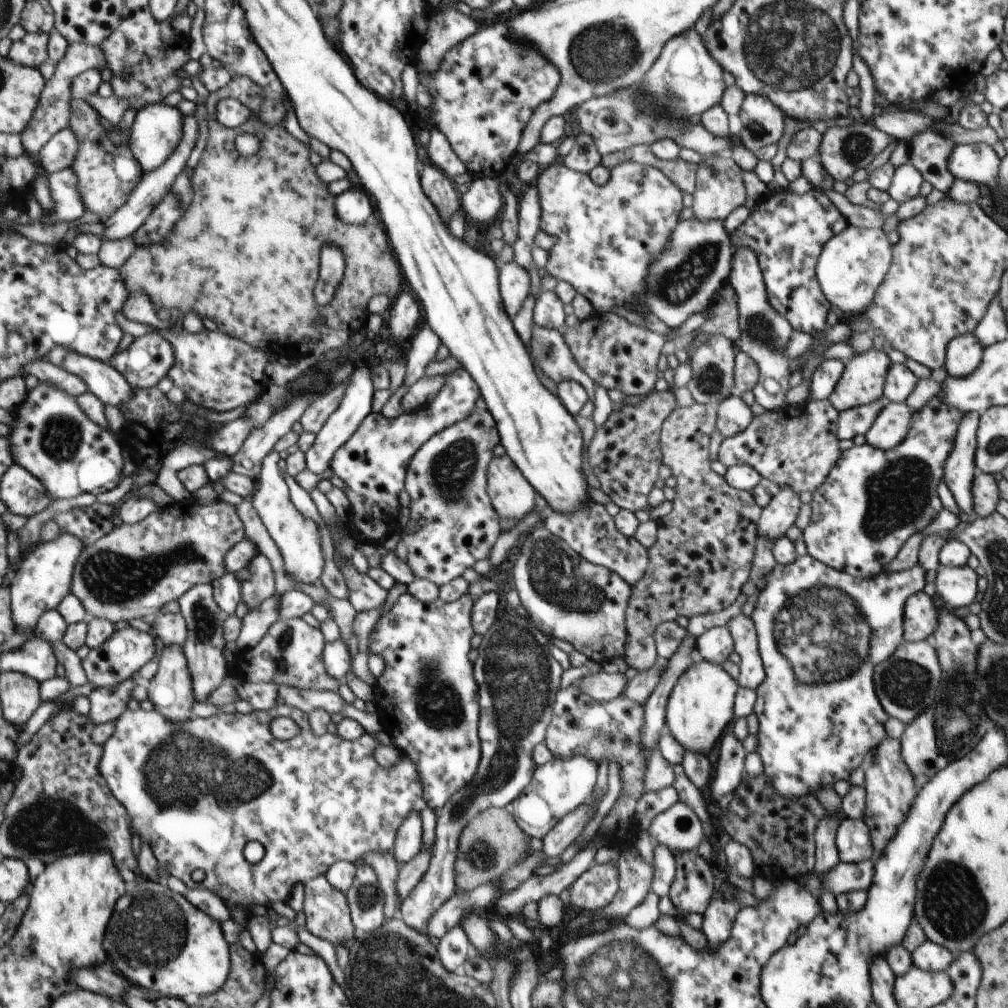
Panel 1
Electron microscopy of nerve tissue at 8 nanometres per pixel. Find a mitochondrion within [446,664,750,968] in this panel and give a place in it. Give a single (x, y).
(481, 855)

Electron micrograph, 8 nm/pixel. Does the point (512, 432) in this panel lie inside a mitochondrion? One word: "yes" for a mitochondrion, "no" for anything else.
no

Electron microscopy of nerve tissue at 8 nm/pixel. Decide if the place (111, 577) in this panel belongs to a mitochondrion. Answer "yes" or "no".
yes

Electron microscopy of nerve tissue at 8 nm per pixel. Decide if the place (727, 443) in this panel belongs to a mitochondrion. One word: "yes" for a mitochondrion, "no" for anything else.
no

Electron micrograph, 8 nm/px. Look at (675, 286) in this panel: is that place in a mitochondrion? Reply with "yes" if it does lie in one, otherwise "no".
yes

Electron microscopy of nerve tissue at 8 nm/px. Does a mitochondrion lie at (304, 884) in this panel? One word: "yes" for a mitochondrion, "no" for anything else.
no

